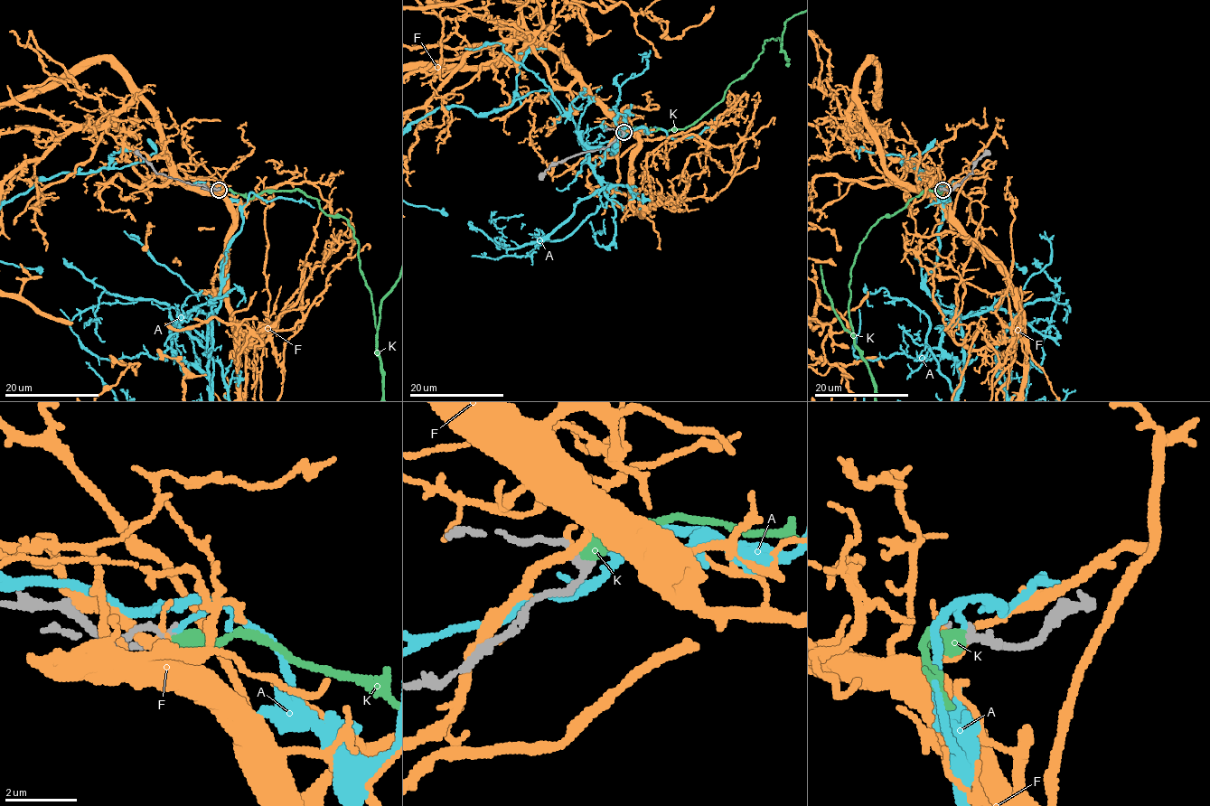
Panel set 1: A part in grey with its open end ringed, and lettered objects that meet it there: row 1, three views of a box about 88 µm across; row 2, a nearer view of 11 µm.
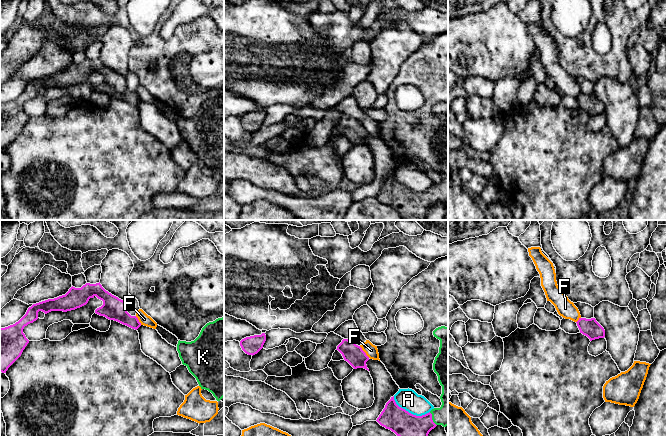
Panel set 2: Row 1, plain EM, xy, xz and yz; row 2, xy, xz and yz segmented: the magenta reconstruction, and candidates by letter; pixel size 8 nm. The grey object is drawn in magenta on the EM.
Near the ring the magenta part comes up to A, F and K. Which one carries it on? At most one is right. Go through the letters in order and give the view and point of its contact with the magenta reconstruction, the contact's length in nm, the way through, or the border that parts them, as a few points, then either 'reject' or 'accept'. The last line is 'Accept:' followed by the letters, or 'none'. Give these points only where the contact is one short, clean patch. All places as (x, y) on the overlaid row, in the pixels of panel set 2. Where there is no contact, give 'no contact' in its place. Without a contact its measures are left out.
A: meets magenta in xz at (408, 412); contact 320 nm long; border along xz (393, 396), (399, 406), (413, 414), (424, 415), (429, 412); reject
F: meets magenta in xz at (364, 352); contact 130 nm long; border along xz (359, 346), (369, 357); reject
K: meets magenta in xz at (431, 419); contact 130 nm long; accept
Accept: K

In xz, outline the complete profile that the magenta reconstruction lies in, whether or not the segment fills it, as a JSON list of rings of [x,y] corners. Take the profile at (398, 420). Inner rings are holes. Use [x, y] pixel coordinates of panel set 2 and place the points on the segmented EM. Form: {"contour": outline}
{"contour": [[[448,327],[436,328],[433,335],[440,340],[439,353],[435,357],[433,370],[442,386],[440,396],[442,405],[425,415],[416,416],[399,407],[394,396],[391,397],[376,421],[397,436],[428,436],[437,425],[448,426]]]}

